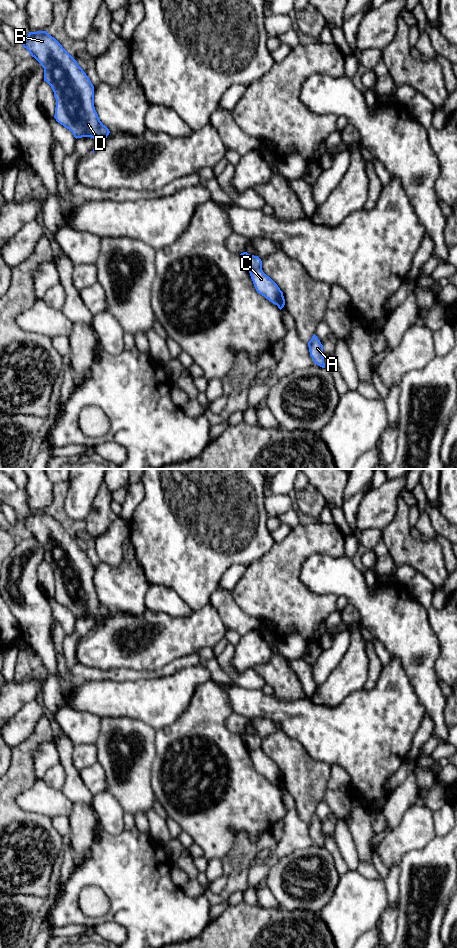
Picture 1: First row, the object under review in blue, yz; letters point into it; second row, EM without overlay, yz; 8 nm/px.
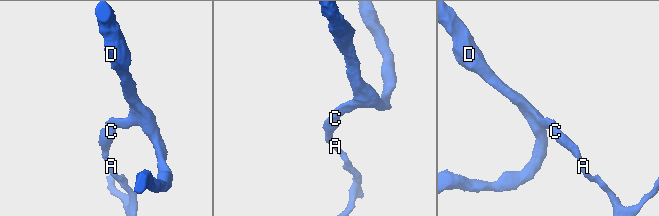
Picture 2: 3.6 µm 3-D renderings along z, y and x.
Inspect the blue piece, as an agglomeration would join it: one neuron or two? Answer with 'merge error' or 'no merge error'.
no merge error

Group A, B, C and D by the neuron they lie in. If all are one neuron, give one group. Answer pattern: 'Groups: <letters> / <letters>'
Groups: A B C D

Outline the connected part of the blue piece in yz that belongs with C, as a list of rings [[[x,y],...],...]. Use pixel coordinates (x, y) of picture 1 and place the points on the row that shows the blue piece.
[[[243,252],[240,255],[249,270],[256,291],[270,302],[277,305],[281,310],[285,305],[283,292],[278,285],[263,272],[261,259],[247,252]]]

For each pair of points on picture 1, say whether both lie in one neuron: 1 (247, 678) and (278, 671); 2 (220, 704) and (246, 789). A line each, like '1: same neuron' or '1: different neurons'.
1: different neurons
2: same neuron

